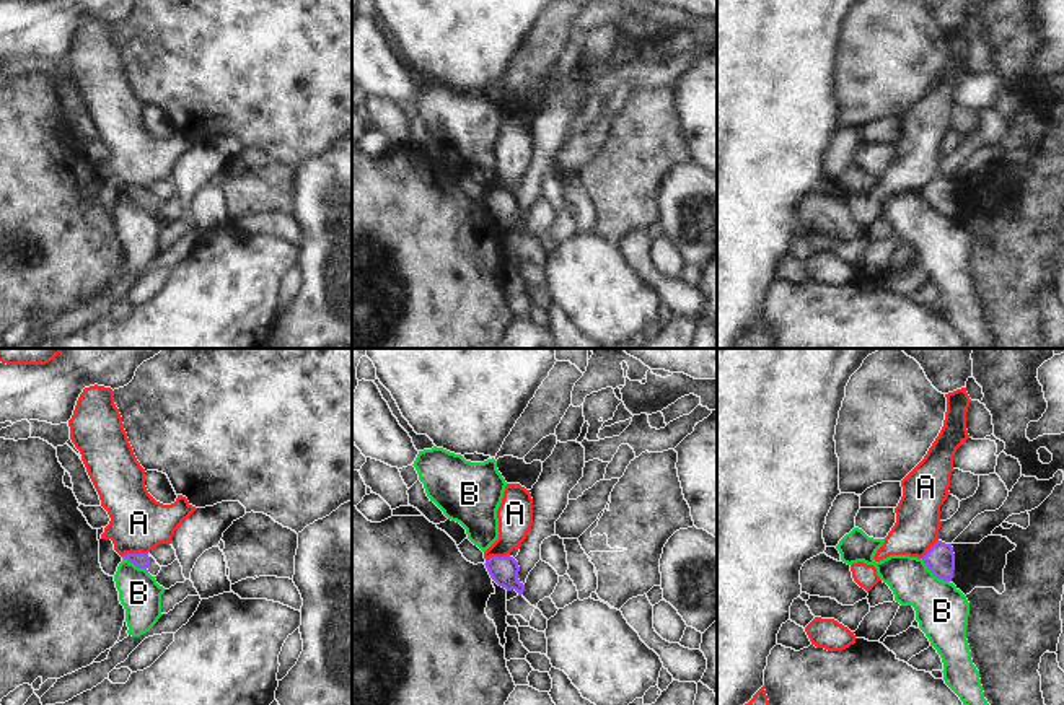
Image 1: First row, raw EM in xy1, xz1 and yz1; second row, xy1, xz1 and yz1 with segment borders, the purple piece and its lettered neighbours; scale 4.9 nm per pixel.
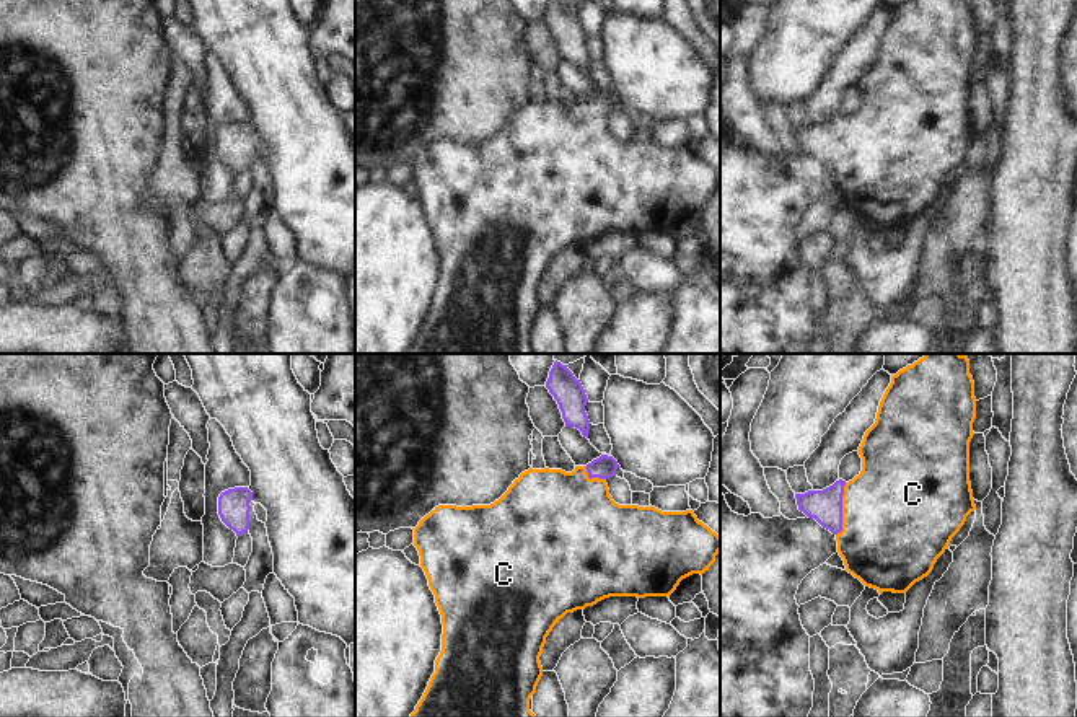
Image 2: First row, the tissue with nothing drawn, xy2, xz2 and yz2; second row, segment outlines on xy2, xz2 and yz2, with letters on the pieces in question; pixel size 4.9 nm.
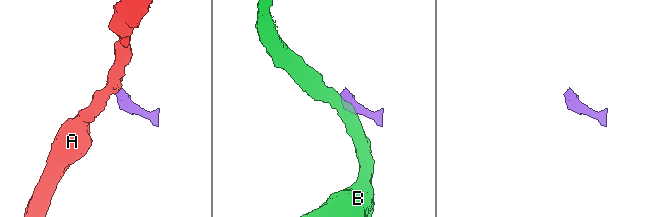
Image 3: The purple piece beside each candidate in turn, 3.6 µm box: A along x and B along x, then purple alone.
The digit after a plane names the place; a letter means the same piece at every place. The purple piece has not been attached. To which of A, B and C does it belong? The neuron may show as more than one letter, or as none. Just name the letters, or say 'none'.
C

